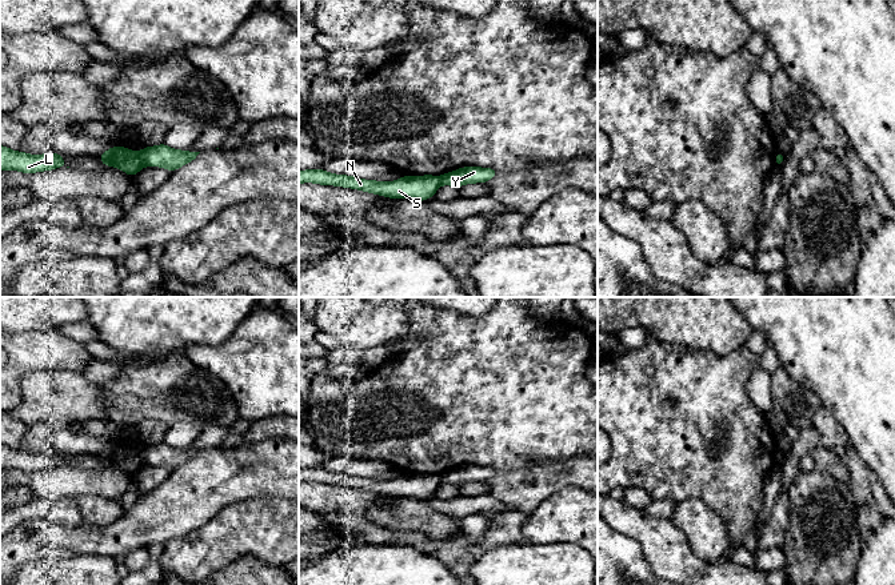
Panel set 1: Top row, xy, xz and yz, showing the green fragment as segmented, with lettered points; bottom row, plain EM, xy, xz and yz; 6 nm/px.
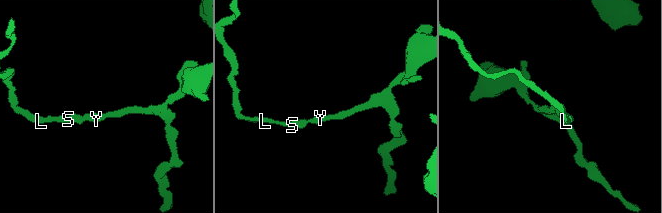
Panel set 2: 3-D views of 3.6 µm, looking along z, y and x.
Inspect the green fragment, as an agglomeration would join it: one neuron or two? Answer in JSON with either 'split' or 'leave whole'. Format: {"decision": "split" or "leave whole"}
{"decision": "split"}

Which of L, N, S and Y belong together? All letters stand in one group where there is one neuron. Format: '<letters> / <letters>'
L N S / Y

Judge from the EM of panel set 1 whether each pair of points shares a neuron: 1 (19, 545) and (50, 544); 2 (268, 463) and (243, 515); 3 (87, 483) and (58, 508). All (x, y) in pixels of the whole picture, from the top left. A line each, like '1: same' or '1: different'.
1: same
2: different
3: different

